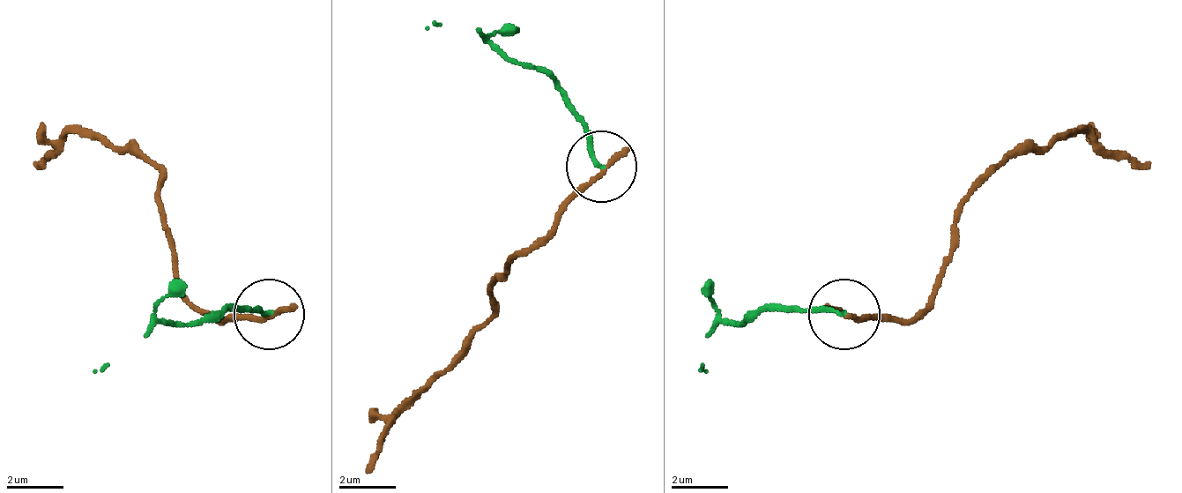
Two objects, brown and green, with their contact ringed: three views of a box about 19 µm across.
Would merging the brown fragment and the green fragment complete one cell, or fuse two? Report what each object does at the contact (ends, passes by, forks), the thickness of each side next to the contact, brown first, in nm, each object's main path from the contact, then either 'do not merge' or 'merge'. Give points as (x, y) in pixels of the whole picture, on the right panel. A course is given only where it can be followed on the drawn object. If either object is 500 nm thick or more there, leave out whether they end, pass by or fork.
brown ends; green ends; calibres 240 and 160 nm; course brown (843, 316), (906, 323), (935, 295), (956, 216), (1013, 153), (1084, 130), (1148, 167); course green (843, 316), (806, 309), (757, 309), (708, 337), (708, 373); do not merge

